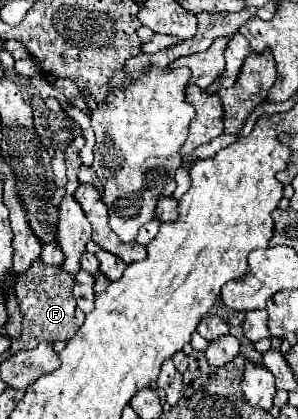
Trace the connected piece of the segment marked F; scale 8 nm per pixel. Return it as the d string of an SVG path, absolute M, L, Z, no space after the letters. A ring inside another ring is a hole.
M35 261L35 265L31 265L31 269L17 279L17 299L23 303L25 313L23 325L35 325L35 345L44 341L69 341L83 325L85 313L77 307L73 297L73 283L75 279L69 273L63 273L61 267L43 265L41 261Z

